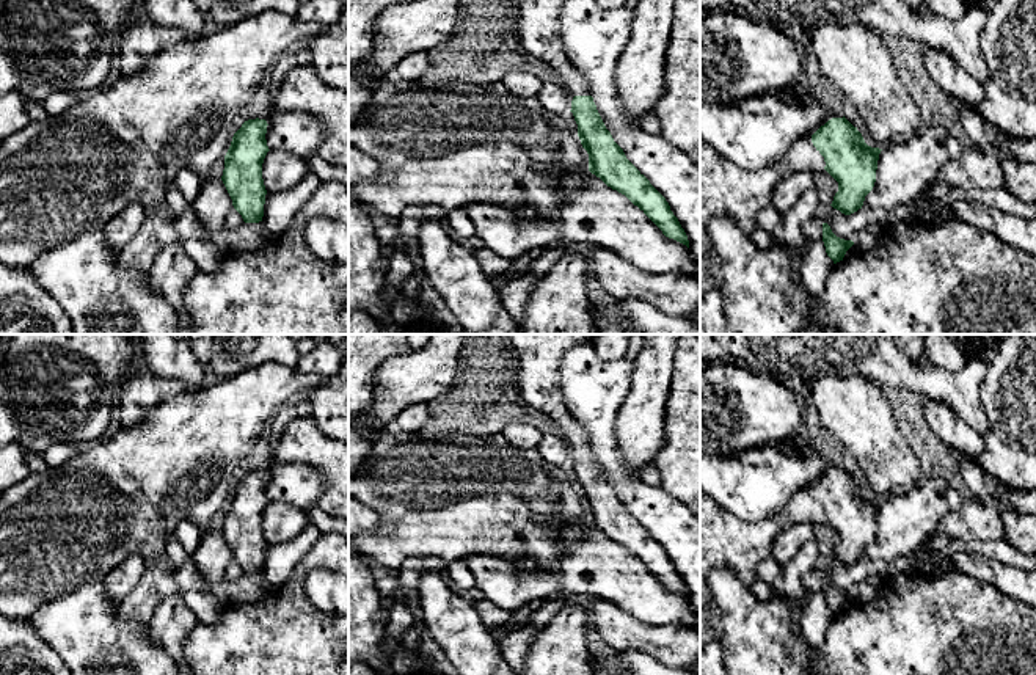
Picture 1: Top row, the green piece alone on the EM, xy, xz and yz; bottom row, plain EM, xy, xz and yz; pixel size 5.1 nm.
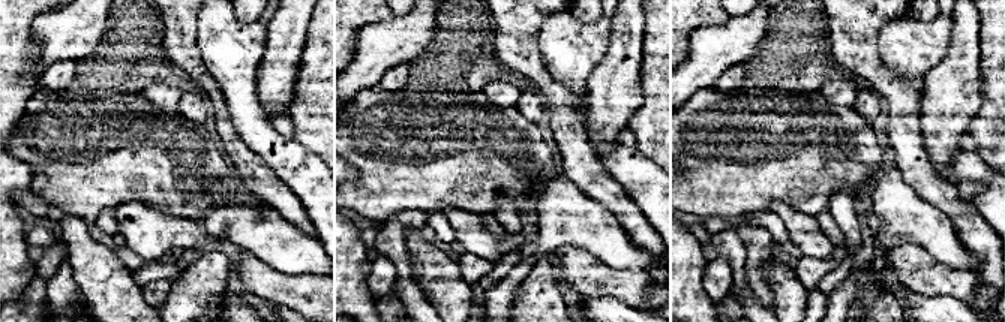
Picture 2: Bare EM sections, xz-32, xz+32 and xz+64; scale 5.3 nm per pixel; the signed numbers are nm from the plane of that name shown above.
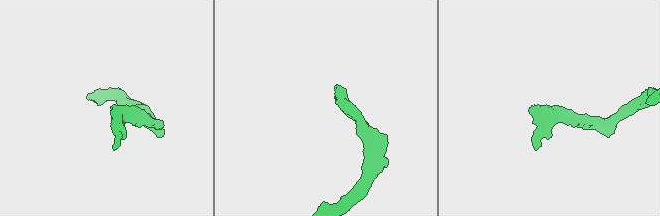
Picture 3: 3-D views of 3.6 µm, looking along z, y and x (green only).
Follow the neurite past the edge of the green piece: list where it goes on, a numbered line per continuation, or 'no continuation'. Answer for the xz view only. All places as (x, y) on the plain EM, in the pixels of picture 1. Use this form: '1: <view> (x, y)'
1: xz (539, 355)

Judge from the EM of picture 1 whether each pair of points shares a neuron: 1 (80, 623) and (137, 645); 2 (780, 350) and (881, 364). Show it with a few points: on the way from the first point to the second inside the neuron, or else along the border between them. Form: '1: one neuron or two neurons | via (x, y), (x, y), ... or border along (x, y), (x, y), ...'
1: one neuron | via (94, 638), (102, 645), (123, 645)
2: one neuron | via (806, 350), (856, 350)

